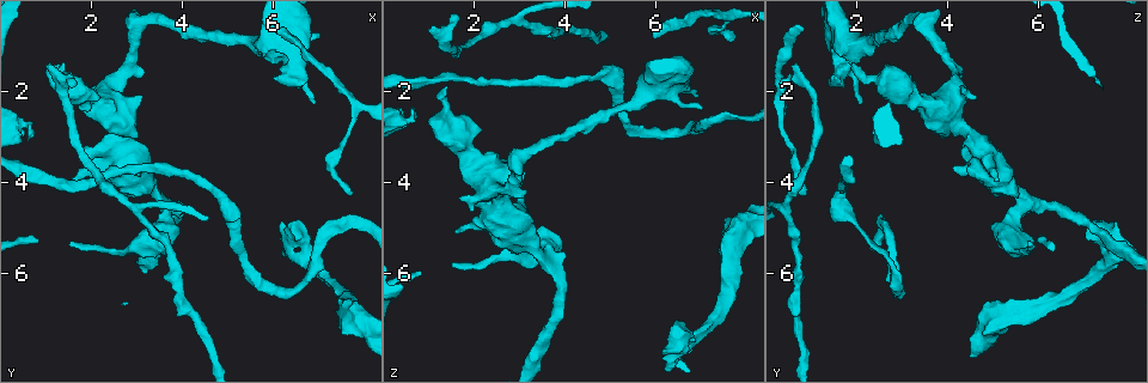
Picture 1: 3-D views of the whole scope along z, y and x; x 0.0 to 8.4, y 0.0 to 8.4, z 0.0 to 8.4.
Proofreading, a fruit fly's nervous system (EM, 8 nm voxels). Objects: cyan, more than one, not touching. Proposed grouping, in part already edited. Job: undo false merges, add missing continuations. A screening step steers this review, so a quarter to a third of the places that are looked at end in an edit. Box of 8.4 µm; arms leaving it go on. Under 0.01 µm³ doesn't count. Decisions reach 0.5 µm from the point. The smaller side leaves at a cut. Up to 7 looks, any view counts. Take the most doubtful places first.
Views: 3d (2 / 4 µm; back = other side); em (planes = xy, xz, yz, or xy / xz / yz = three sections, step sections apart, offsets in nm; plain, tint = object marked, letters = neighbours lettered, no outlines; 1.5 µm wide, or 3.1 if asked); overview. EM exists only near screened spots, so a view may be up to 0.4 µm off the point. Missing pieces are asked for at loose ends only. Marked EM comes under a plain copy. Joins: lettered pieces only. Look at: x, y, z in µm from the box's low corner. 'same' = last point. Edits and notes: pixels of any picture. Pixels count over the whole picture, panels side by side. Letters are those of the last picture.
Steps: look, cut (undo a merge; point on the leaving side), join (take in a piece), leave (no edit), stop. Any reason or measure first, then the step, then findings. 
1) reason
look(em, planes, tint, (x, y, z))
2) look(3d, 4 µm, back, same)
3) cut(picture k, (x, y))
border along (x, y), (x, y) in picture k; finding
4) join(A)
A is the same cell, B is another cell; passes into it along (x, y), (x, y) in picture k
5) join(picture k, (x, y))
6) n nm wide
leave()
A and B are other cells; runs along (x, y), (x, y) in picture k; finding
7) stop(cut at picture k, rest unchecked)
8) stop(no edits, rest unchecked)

tapers out
look(3d, 2 µm, (7.70, 4.25, 0.70))

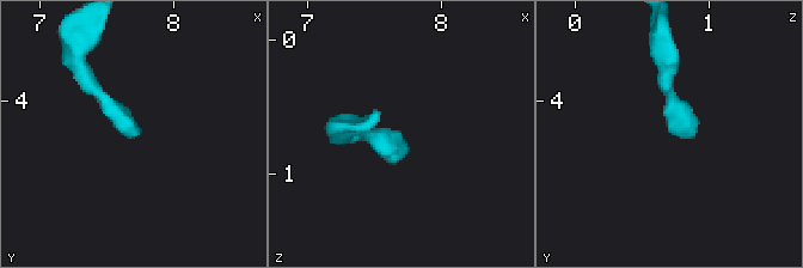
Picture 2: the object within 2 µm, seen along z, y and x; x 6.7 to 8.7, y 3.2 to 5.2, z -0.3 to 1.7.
now the EM
look(em, planes, letters, (7.70, 4.20, 0.68))

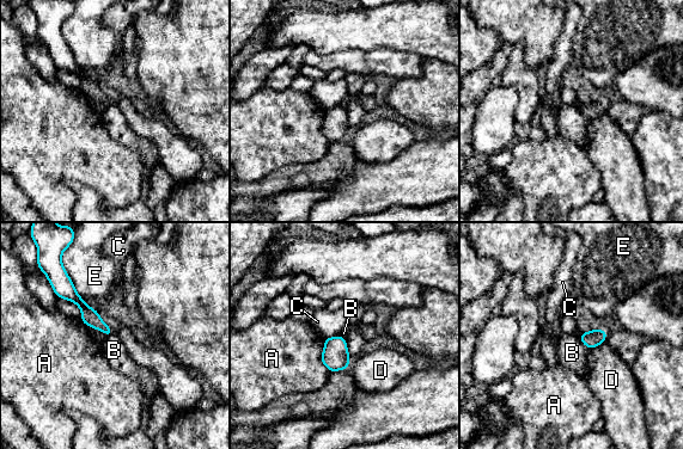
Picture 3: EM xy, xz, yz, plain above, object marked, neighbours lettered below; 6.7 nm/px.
leave()
A, B, C, D and E are other cells; border along (578, 337), (587, 349) in picture 3; none of them fits

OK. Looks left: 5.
thin end
look(3d, 2 µm, (5.90, 0.50, 0.65))

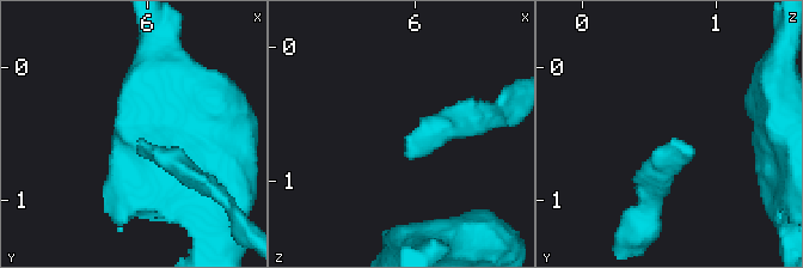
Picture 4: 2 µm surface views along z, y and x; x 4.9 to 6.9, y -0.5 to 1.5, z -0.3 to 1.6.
look(em, planes, tint, (5.94, 0.56, 0.70))

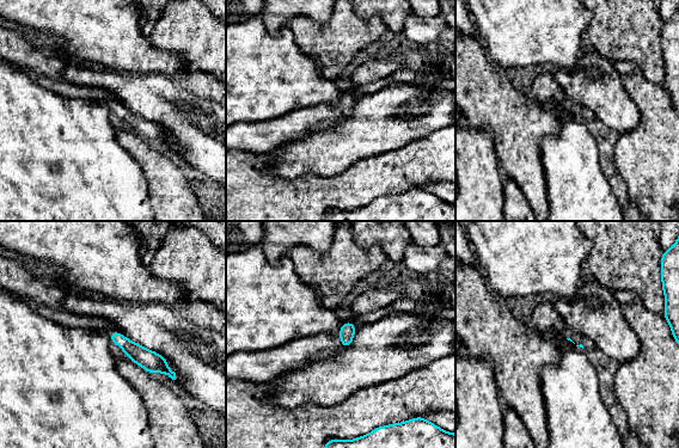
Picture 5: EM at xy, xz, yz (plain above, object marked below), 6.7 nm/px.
see the neighbours
look(em, planes, letters, same)

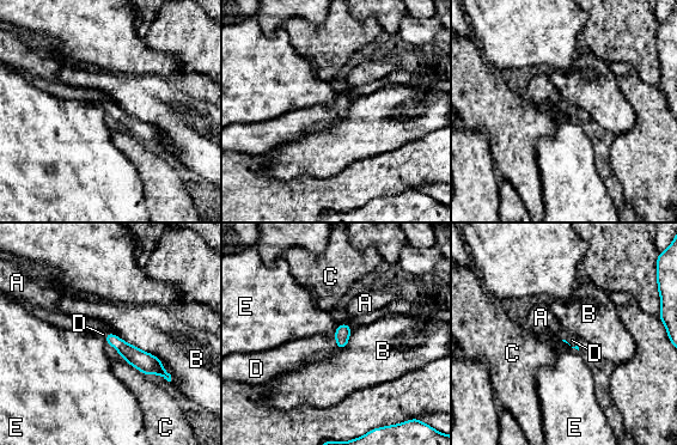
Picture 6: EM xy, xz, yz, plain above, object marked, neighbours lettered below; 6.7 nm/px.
join(D)
D is the same cell, A, B, C and E are other cells; the cell continues

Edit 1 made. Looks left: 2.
two arms at a narrow angle
look(em, planes, letters, (6.75, 5.75, 7.50))

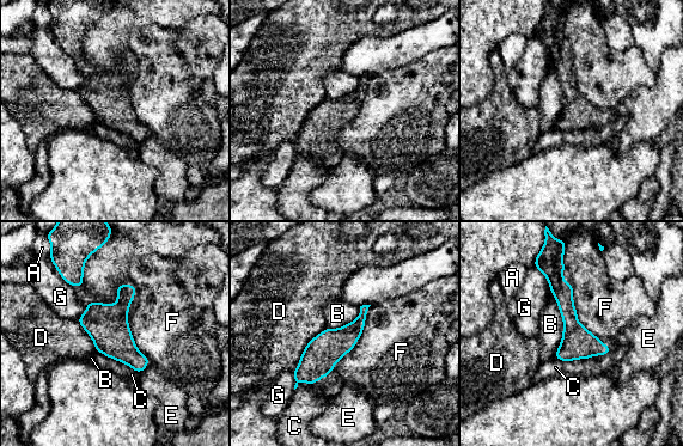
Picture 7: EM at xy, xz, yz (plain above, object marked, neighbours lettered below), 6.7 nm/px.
leave()
A, B, C, D, E, F and G are other cells; border along (371, 305), (360, 337), (335, 364) in picture 7; one cell here

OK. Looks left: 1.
stop(join at picture 6, rest unchecked)

